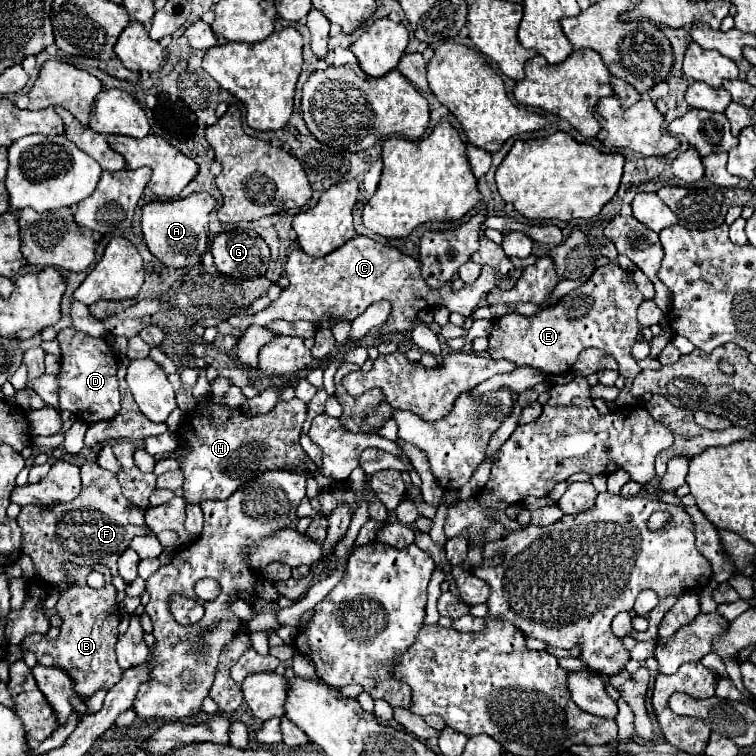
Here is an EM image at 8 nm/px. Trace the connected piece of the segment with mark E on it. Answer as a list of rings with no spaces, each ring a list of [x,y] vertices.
[[[610,262],[600,266],[588,282],[560,298],[554,306],[544,308],[534,316],[506,314],[494,320],[486,354],[494,360],[506,358],[518,366],[536,368],[546,376],[558,376],[574,366],[582,350],[594,346],[614,356],[620,366],[618,372],[624,378],[636,378],[640,366],[632,356],[632,346],[640,332],[636,312],[642,300],[644,298],[638,292],[632,274],[622,270],[616,262]]]

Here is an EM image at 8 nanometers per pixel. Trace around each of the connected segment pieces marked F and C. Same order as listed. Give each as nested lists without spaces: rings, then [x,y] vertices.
[[[86,462],[80,466],[80,476],[82,492],[72,502],[54,506],[22,506],[16,518],[22,528],[22,552],[34,560],[36,576],[60,590],[70,584],[62,570],[64,562],[80,566],[104,564],[116,576],[116,560],[128,548],[128,542],[134,536],[150,534],[148,528],[144,528],[144,510],[124,500],[116,474],[100,468],[96,462]]]
[[[354,236],[338,250],[326,254],[324,258],[312,258],[306,256],[304,250],[296,248],[290,252],[286,262],[286,276],[290,276],[290,286],[282,290],[280,298],[272,302],[268,308],[256,312],[256,314],[242,314],[242,316],[231,316],[227,319],[239,335],[240,340],[246,329],[252,324],[265,326],[272,320],[308,320],[318,328],[332,328],[336,320],[354,320],[358,314],[362,314],[370,304],[376,300],[390,300],[392,312],[388,322],[382,328],[370,330],[372,336],[386,336],[390,332],[404,332],[412,326],[416,320],[416,314],[422,308],[436,308],[444,304],[450,312],[460,312],[462,316],[468,316],[476,306],[478,300],[488,294],[492,288],[496,288],[500,282],[508,282],[510,276],[498,272],[496,268],[484,266],[480,278],[464,286],[460,292],[452,292],[450,284],[446,284],[440,290],[430,290],[424,278],[420,276],[420,262],[402,254],[398,248],[382,246],[370,236]]]

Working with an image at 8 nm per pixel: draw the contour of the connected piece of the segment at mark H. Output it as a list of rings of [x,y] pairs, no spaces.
[[[218,376],[210,380],[210,394],[206,402],[198,404],[192,412],[186,414],[184,424],[178,428],[178,450],[170,452],[172,458],[180,462],[180,468],[186,476],[184,480],[184,498],[190,504],[200,504],[202,500],[226,500],[230,498],[242,484],[248,480],[262,476],[268,470],[290,470],[298,472],[302,476],[314,478],[314,472],[308,468],[308,454],[300,446],[300,428],[306,418],[306,404],[302,400],[288,400],[288,402],[278,402],[268,414],[262,416],[246,416],[240,408],[230,408],[224,402],[224,396],[230,388],[232,380]]]

